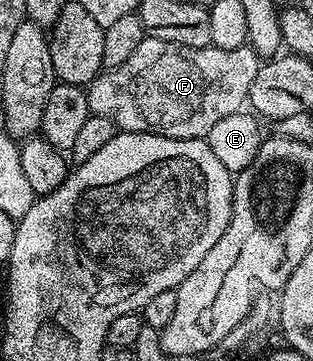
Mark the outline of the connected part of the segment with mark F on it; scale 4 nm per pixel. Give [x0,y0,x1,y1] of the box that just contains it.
[87,36,261,139]

